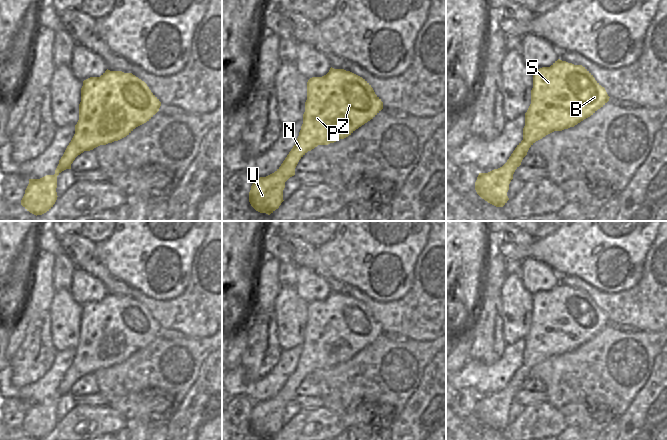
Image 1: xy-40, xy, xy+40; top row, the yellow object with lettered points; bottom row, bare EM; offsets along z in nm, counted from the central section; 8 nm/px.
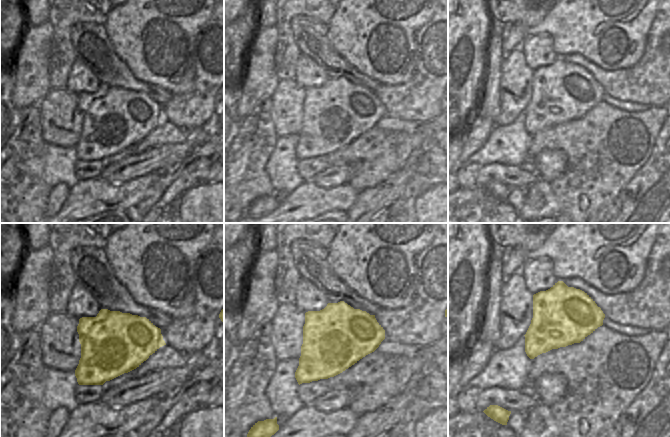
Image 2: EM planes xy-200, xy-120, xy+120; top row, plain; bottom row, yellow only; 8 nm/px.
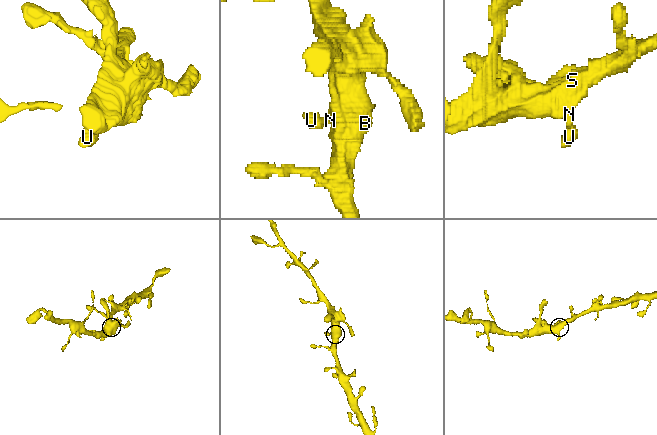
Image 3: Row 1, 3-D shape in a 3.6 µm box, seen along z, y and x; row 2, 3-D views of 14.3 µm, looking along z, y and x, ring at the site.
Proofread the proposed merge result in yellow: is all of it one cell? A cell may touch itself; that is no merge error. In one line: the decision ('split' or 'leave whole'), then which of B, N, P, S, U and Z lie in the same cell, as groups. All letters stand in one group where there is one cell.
leave whole | B N P S U Z

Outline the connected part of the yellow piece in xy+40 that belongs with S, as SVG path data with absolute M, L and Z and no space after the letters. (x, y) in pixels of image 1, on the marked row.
M558 59L550 67L533 73L531 104L525 113L523 140L507 162L488 173L479 173L475 182L477 194L488 203L503 207L515 170L529 148L554 131L574 127L603 107L609 96L582 65Z

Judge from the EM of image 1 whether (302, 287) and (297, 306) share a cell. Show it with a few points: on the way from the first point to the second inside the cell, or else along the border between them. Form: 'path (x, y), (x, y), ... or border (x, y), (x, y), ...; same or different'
border (294, 287), (295, 291), (308, 303); different

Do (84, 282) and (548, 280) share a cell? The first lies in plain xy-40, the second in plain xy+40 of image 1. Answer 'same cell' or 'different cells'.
same cell

